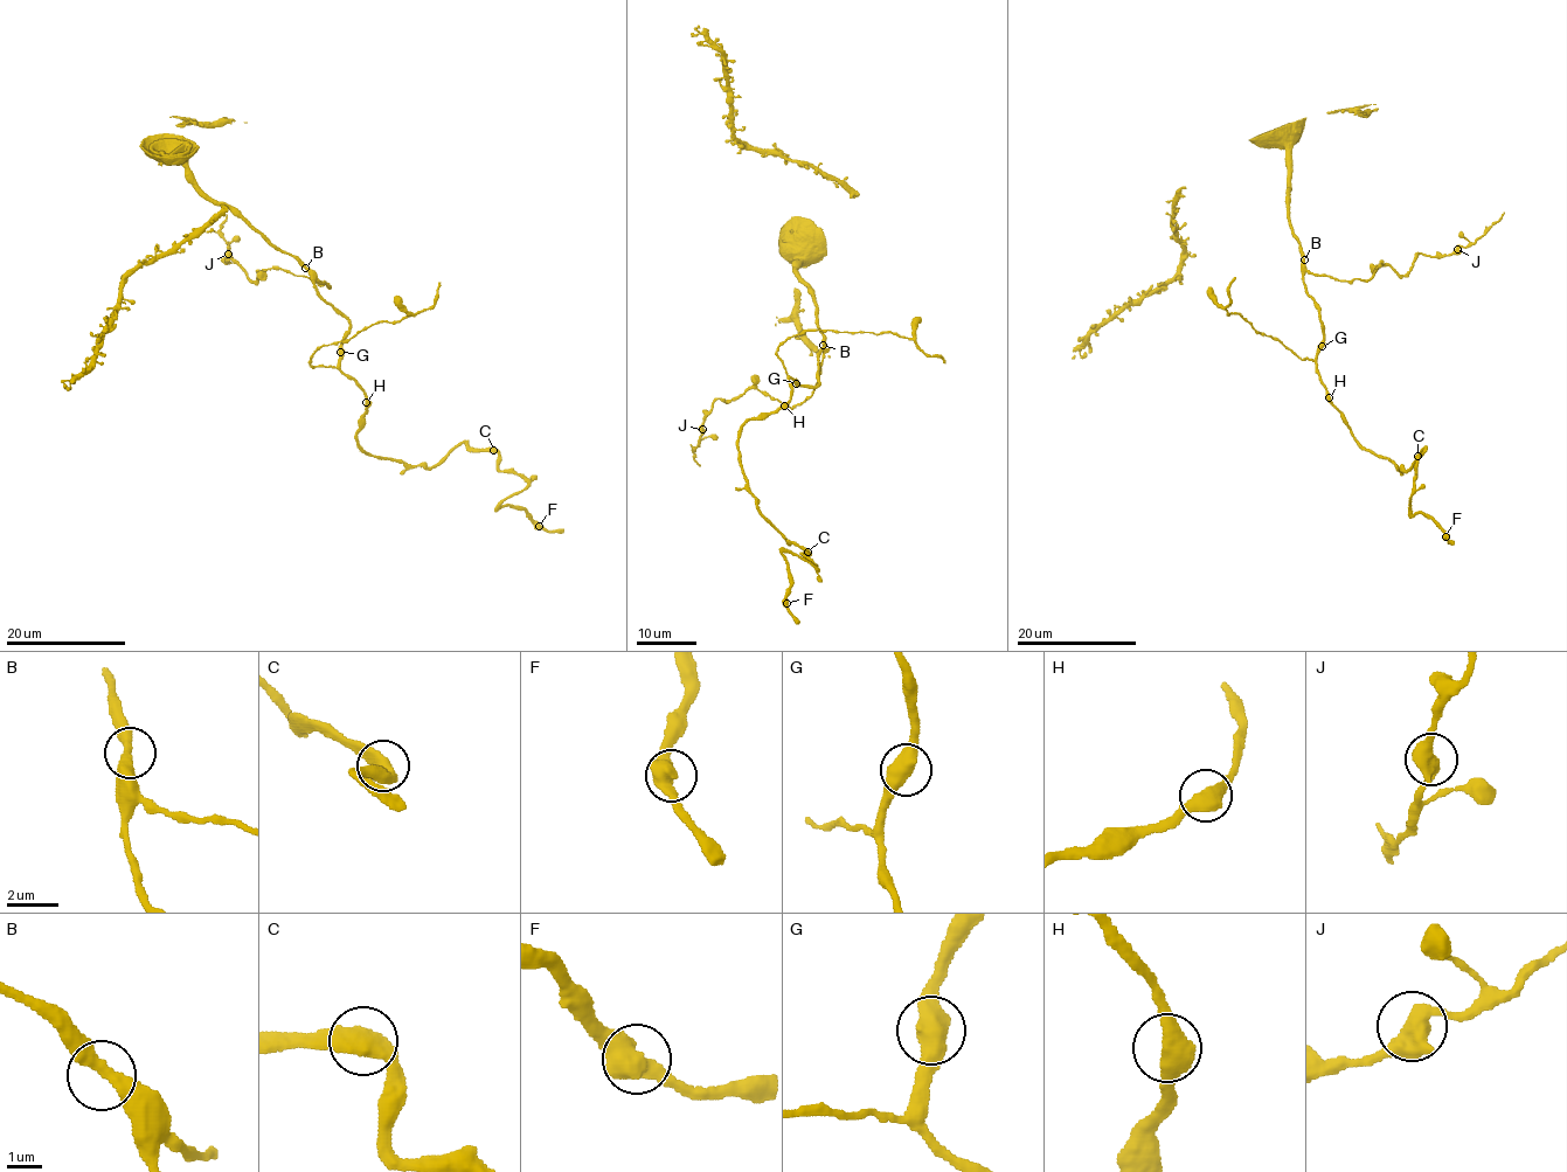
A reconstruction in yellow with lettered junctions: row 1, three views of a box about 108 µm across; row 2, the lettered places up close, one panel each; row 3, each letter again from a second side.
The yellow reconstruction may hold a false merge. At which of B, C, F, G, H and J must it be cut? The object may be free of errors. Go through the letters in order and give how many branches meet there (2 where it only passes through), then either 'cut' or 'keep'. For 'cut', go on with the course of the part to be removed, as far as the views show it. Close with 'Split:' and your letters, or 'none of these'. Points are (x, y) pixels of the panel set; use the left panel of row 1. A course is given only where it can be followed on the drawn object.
B: 2 | keep
C: 2 | keep
F: 2 | keep
G: 2 | keep
H: 2 | keep
J: 2 | keep
Split: none of these

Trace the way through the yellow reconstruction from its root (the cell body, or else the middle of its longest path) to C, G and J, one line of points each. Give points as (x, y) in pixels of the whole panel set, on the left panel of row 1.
C: (306, 267), (317, 293), (348, 319), (340, 370), (363, 392), (362, 450), (428, 466), (464, 442), (493, 450)
G: (306, 267), (317, 293), (348, 319), (348, 334), (340, 352)
J: (306, 267), (331, 285), (281, 269), (259, 270), (250, 281), (237, 264), (227, 262), (229, 252)

